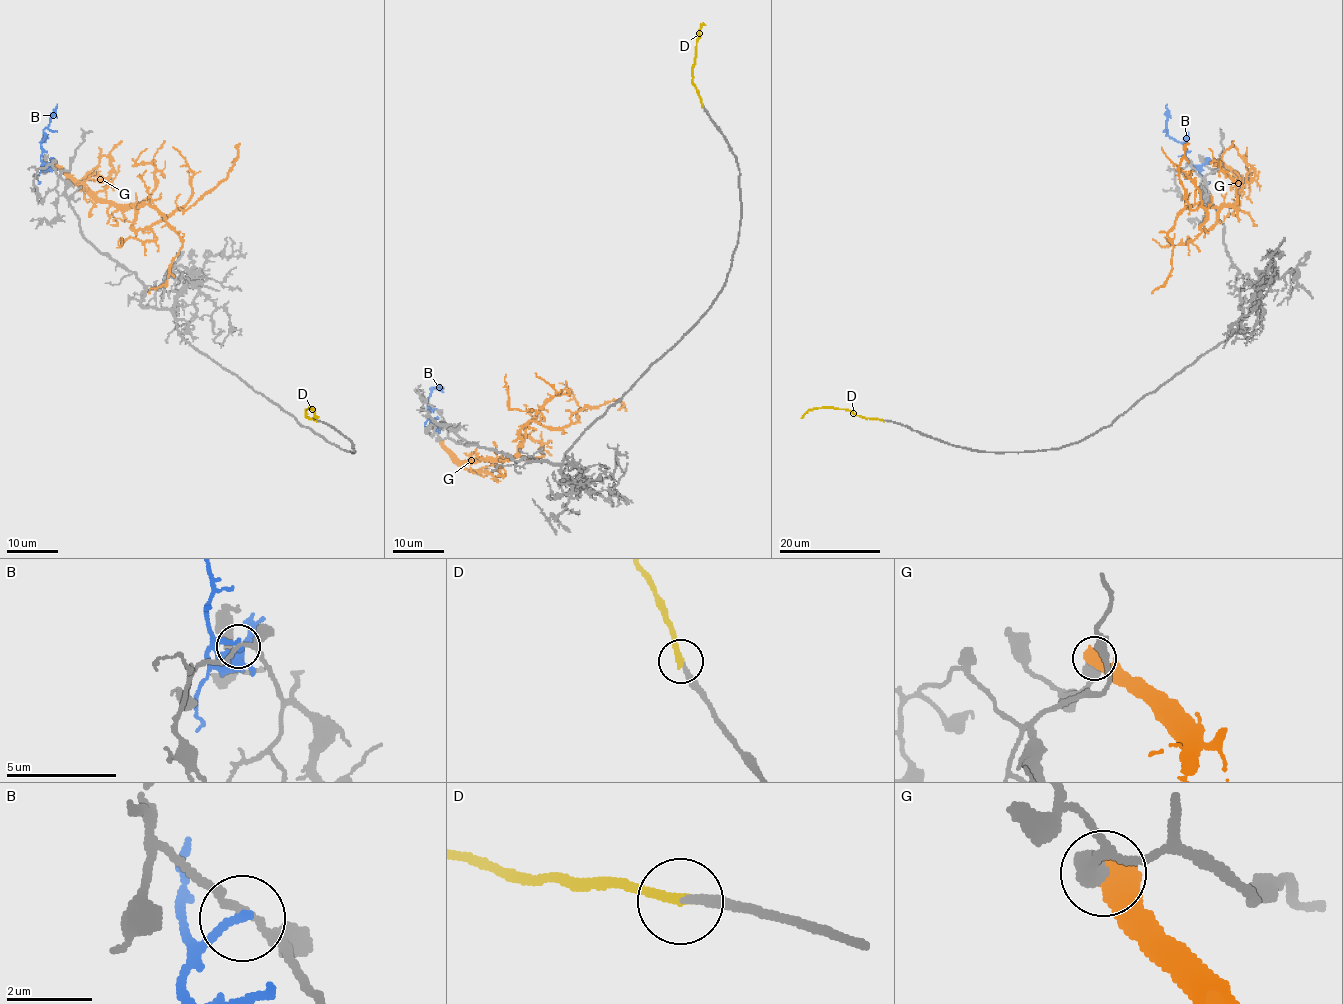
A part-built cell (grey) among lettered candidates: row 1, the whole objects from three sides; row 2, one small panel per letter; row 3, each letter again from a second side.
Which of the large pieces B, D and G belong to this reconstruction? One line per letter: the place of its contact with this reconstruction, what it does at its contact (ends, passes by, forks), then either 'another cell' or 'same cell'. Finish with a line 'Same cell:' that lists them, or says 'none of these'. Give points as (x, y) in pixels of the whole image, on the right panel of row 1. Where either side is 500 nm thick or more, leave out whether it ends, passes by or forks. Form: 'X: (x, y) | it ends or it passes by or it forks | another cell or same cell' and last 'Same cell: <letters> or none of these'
B: (1187, 164) | it ends | another cell
D: (884, 420) | it ends | same cell
G: (1219, 162) | another cell
Same cell: D

